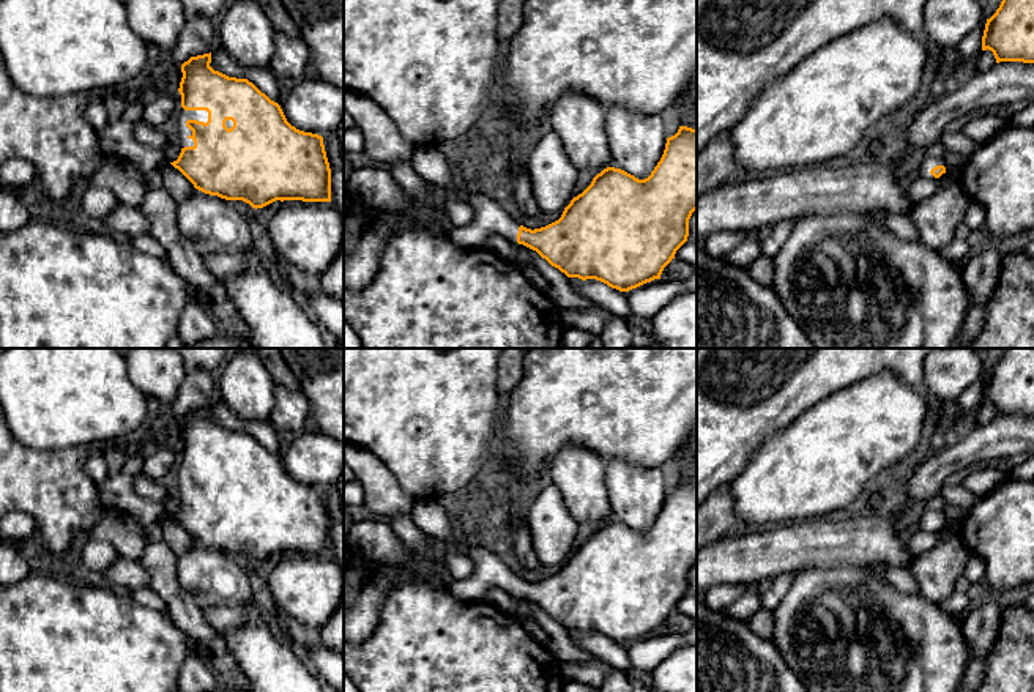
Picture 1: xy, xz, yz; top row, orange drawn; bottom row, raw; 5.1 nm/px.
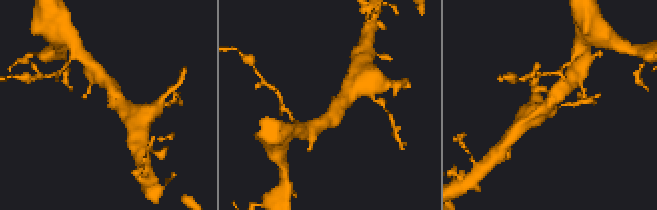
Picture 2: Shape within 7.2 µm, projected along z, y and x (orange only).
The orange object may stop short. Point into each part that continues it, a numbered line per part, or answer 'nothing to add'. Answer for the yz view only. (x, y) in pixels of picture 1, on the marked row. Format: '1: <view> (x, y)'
1: yz (927, 164)

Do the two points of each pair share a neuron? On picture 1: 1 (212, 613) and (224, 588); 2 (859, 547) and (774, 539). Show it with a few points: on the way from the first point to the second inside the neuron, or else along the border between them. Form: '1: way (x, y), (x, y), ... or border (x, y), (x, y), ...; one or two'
1: border (251, 601), (241, 606), (202, 607); two
2: way (839, 543), (795, 543); one

